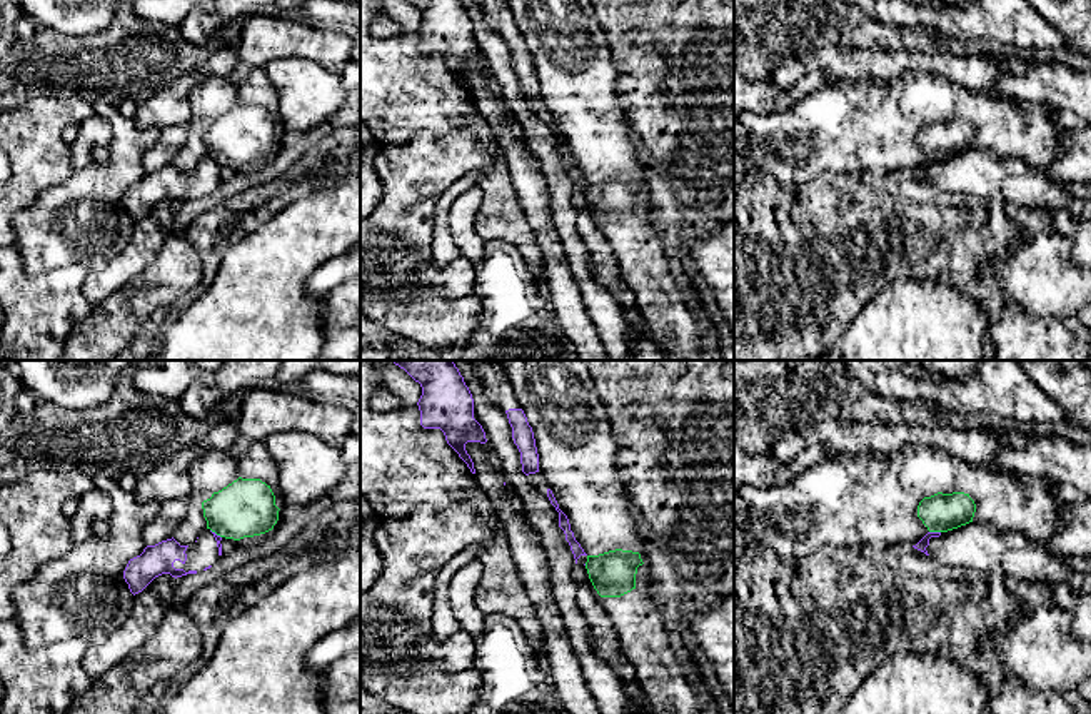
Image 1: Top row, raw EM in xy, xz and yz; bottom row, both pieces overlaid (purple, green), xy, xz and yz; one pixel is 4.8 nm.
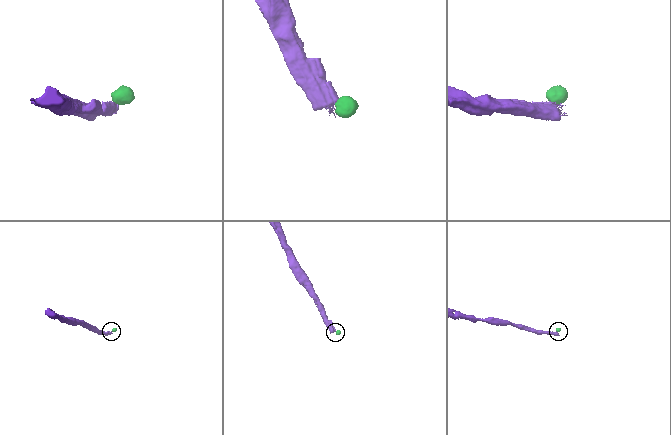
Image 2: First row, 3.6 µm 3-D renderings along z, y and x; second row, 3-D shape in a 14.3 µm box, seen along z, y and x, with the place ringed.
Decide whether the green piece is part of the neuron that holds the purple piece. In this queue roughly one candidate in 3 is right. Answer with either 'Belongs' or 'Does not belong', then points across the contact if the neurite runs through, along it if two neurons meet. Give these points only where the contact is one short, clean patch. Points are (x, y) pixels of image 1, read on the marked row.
Does not belong. Boundary: yz (930, 531), (940, 532)

